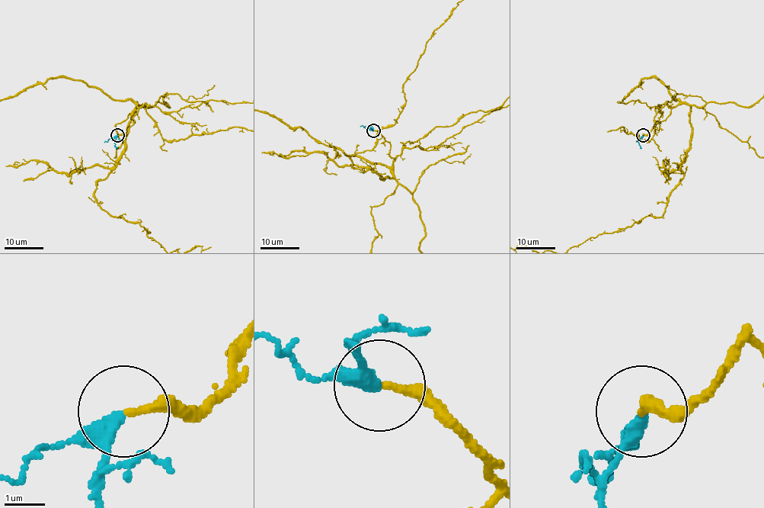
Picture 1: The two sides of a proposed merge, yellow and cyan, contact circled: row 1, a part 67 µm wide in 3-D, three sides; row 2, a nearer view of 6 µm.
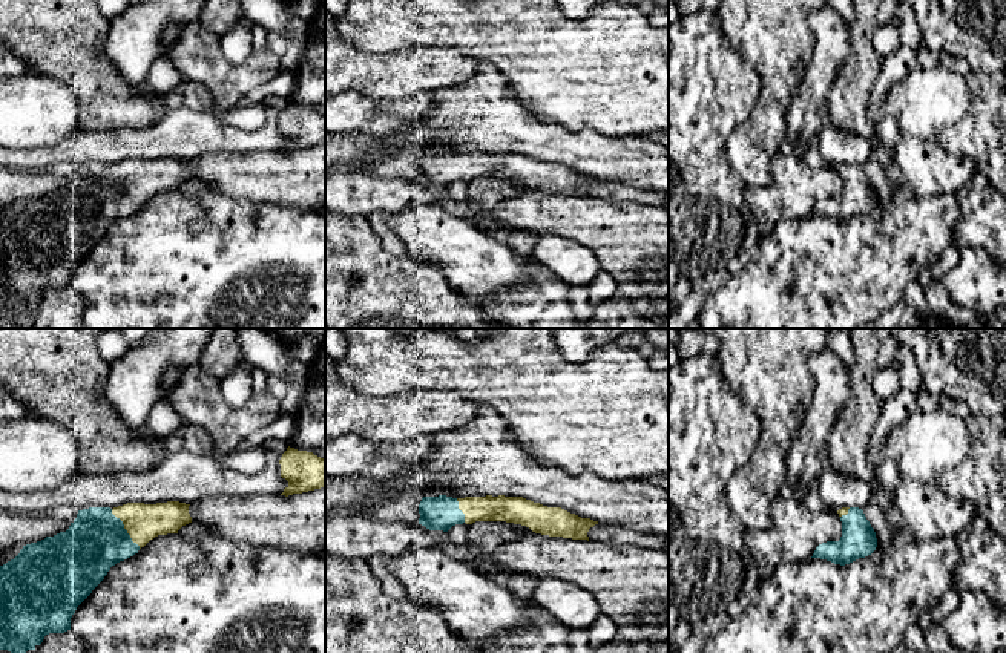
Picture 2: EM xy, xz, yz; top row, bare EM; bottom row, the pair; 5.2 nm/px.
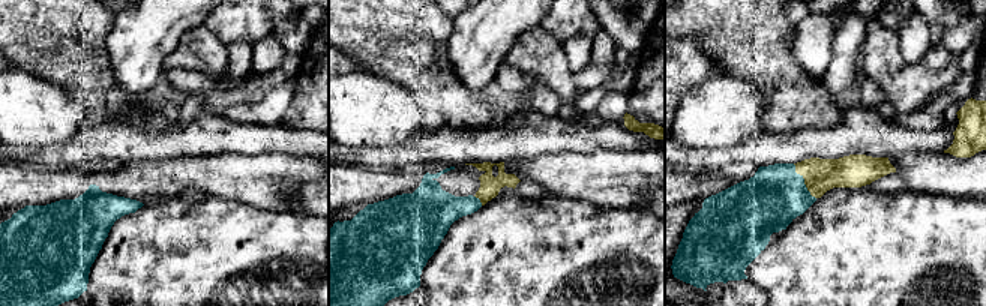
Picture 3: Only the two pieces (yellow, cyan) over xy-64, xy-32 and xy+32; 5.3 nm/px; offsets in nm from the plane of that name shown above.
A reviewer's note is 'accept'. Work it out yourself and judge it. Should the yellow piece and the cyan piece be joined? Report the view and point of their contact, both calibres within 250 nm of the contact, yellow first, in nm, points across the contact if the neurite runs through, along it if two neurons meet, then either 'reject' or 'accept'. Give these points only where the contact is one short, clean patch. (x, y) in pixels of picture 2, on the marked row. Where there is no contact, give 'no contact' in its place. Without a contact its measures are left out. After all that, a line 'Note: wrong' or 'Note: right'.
contact xy (124, 528); calibres 190 and 320 nm; way xy (143, 521), (124, 528), (118, 534), (97, 540); accept
Note: right

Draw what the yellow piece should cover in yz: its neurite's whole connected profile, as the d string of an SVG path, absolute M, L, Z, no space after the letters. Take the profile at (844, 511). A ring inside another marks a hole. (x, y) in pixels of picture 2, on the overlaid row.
M842 507L837 514L842 521L840 540L819 544L811 558L845 566L871 555L877 547L877 538L863 510L859 507Z

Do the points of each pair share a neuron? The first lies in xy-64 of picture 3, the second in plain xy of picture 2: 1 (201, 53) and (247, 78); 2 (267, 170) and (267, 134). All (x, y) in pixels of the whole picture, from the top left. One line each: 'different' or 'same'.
1: same
2: different

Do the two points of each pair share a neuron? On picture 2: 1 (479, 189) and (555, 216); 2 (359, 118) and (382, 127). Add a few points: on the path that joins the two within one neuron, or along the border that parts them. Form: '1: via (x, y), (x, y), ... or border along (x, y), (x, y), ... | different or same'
1: border along (532, 189), (506, 198), (496, 209) | different
2: via (365, 118), (376, 123) | same

